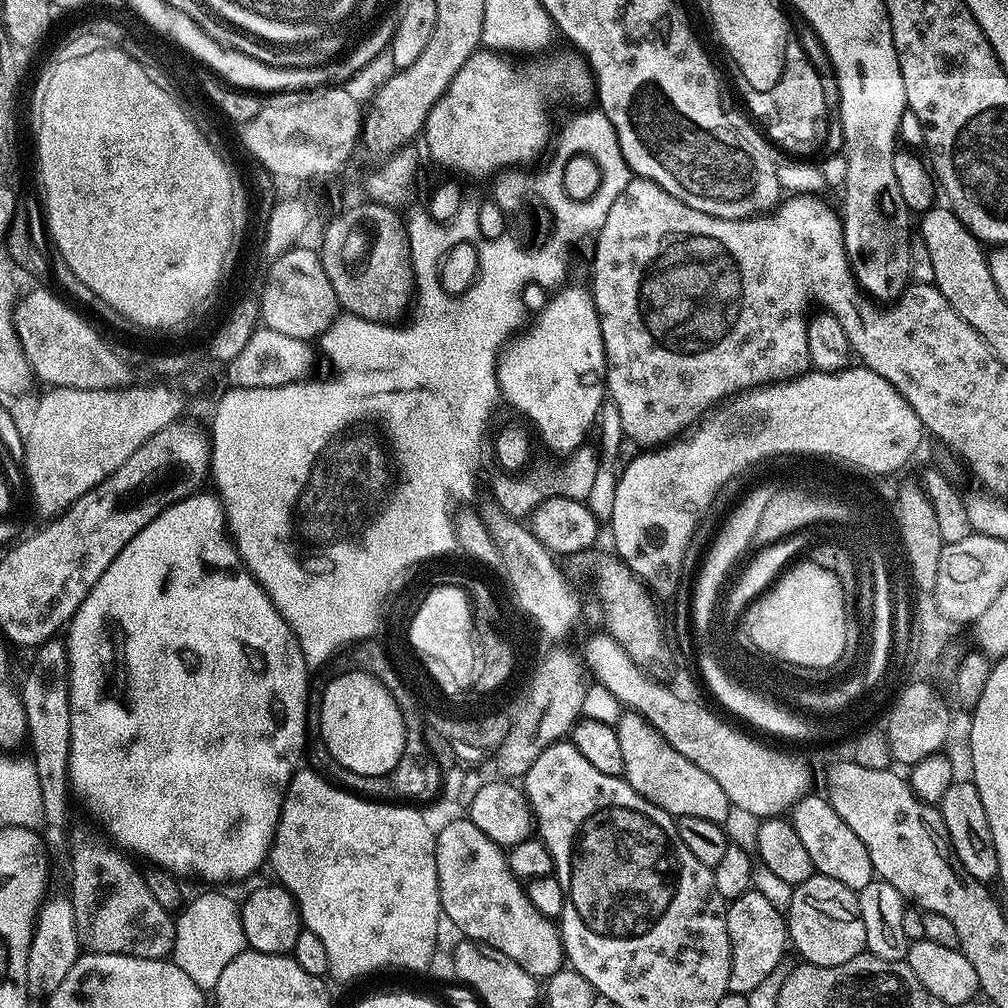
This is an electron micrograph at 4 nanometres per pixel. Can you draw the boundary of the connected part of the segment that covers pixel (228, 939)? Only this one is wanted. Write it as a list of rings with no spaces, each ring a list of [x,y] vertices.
[[[204,892],[187,901],[175,917],[176,932],[170,959],[201,990],[215,989],[218,977],[240,952],[245,951],[244,931],[240,921],[240,904],[220,892]]]

